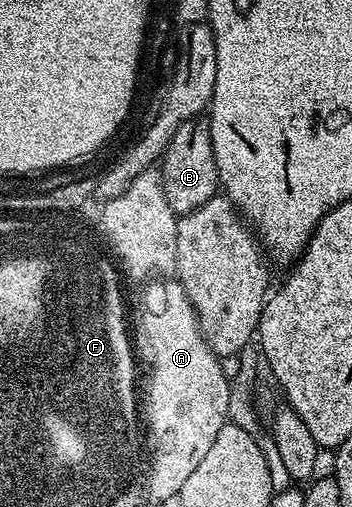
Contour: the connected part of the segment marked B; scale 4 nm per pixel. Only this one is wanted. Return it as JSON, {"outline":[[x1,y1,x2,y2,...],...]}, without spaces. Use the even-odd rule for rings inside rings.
{"outline":[[195,119,183,122,161,156,160,172,164,195,176,215,191,213,196,211,196,207,204,207,204,203,208,203,208,199,212,199,219,192,209,120]]}

